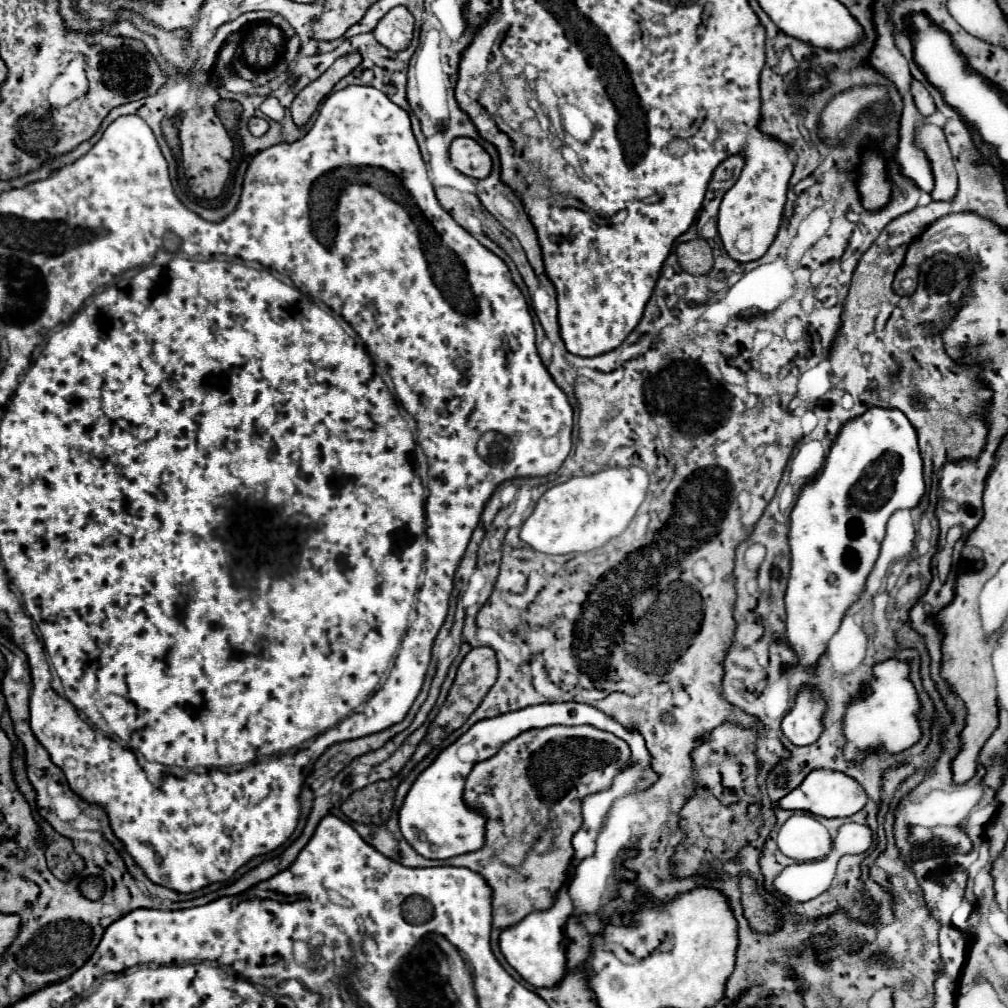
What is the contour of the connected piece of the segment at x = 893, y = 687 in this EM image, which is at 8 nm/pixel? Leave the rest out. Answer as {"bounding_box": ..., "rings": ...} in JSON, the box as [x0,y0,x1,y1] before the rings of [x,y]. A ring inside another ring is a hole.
{"bounding_box":[845,661,921,759],"rings":[[[883,661],[873,667],[873,679],[867,683],[869,697],[867,699],[853,699],[845,711],[845,757],[847,759],[861,759],[863,753],[871,747],[885,745],[891,753],[899,753],[911,747],[921,731],[915,717],[917,699],[913,683],[907,679],[909,667],[903,661]]]}

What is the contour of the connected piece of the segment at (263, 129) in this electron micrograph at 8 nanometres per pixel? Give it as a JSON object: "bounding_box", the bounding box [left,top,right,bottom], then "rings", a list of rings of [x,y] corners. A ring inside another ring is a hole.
{"bounding_box":[247,117,269,137],"rings":[[[251,117],[251,119],[247,121],[247,129],[249,129],[249,133],[251,133],[251,135],[259,137],[259,135],[265,135],[265,133],[267,133],[267,129],[269,129],[269,123],[267,123],[265,119]]]}

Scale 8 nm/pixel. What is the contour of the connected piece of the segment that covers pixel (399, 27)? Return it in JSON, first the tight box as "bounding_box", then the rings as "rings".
{"bounding_box":[375,7,413,51],"rings":[[[393,7],[375,27],[375,39],[391,51],[401,51],[413,37],[413,15],[407,7]]]}

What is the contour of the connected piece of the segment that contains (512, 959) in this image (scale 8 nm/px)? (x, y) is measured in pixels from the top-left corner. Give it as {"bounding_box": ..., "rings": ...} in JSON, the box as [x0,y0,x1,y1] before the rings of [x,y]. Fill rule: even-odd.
{"bounding_box":[499,889,575,987],"rings":[[[559,889],[555,901],[545,911],[533,911],[523,921],[513,927],[501,931],[499,947],[507,963],[531,985],[535,987],[553,987],[565,975],[565,951],[567,951],[567,937],[563,933],[565,921],[575,913],[567,889]]]}

